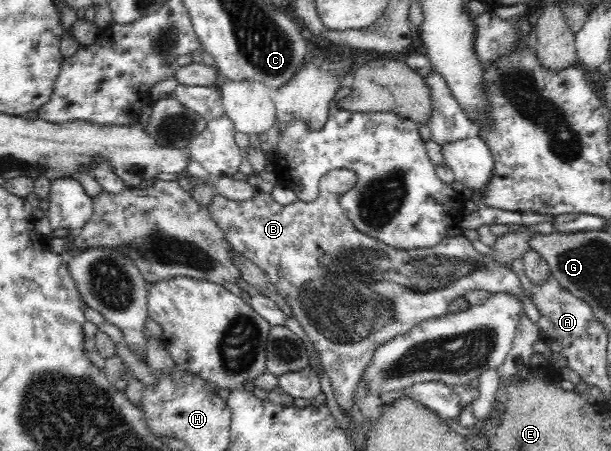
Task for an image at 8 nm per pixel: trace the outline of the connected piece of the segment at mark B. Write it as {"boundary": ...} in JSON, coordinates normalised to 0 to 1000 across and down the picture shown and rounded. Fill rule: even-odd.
{"boundary":[[[545,375],[522,397],[522,435],[512,452],[486,443],[473,457],[458,457],[444,432],[422,421],[424,435],[417,443],[393,450],[355,430],[342,461],[345,481],[381,554],[430,599],[447,641],[455,643],[478,683],[483,710],[491,714],[502,747],[512,758],[529,823],[538,836],[553,902],[566,922],[583,918],[581,865],[588,834],[607,798],[614,772],[664,741],[694,710],[728,698],[735,674],[758,659],[768,643],[792,643],[800,652],[845,652],[854,665],[858,696],[869,714],[881,718],[885,705],[879,678],[856,654],[846,608],[835,594],[818,590],[802,565],[787,568],[774,548],[774,521],[768,514],[755,514],[745,528],[728,525],[709,550],[686,554],[646,554],[624,532],[586,514],[558,463],[558,435],[565,435],[584,404],[586,390],[578,377]]]}

